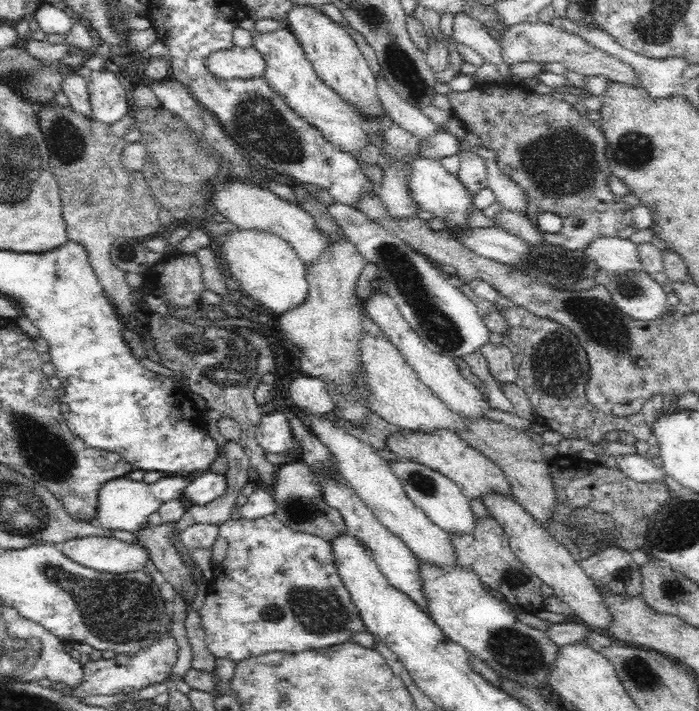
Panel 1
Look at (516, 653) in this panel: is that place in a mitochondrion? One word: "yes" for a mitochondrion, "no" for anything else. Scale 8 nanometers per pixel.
yes

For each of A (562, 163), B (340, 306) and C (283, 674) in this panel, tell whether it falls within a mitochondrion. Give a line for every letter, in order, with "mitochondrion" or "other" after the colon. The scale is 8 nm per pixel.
A: mitochondrion
B: other
C: other

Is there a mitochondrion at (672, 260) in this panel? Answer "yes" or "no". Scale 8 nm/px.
no

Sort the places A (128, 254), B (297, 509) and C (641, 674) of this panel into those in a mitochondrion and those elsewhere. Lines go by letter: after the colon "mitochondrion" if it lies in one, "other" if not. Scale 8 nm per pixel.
A: mitochondrion
B: mitochondrion
C: mitochondrion

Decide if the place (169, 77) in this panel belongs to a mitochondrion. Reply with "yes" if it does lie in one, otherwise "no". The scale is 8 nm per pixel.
no

